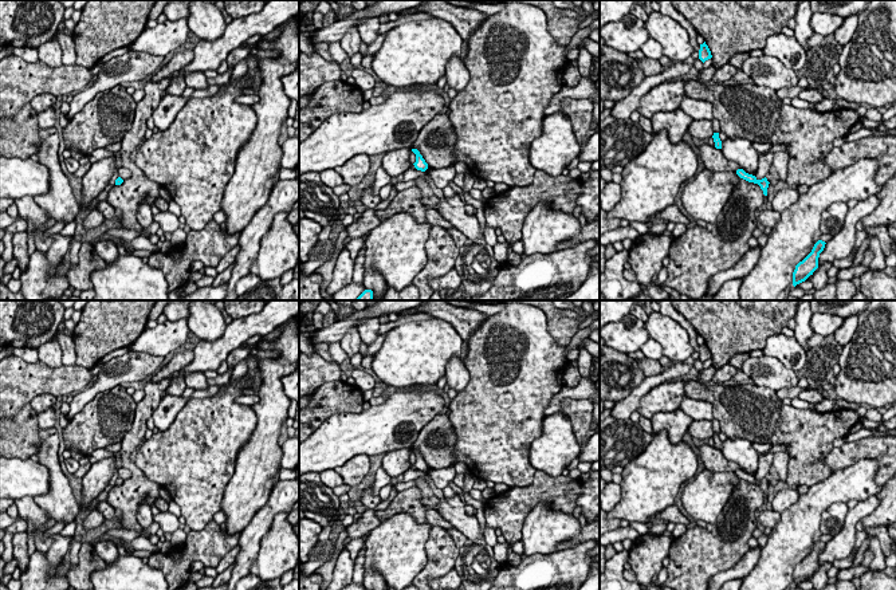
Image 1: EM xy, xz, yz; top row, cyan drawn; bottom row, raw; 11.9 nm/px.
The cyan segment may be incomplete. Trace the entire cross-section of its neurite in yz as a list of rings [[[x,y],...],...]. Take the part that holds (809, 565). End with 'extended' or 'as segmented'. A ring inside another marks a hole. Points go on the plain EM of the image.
[[[818,540],[814,544],[811,552],[795,566],[795,570],[793,573],[794,587],[805,582],[818,569],[818,558],[820,558],[820,554],[824,551],[825,544],[826,544],[825,542]]]; as segmented

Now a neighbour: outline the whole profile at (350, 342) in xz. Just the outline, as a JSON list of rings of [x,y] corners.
[[[355,326],[351,327],[341,339],[341,346],[346,351],[349,358],[359,353],[361,337]]]

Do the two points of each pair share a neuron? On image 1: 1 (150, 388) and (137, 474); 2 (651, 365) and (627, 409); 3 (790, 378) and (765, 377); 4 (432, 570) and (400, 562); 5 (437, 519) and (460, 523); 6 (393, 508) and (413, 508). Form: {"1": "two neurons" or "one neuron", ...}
{"1": "one neuron", "2": "two neurons", "3": "one neuron", "4": "two neurons", "5": "two neurons", "6": "one neuron"}

